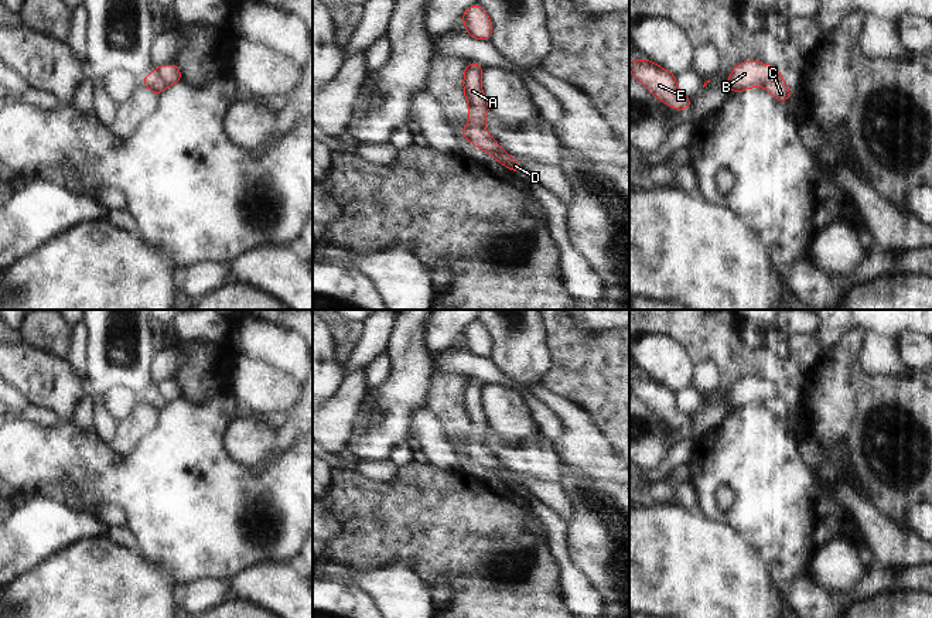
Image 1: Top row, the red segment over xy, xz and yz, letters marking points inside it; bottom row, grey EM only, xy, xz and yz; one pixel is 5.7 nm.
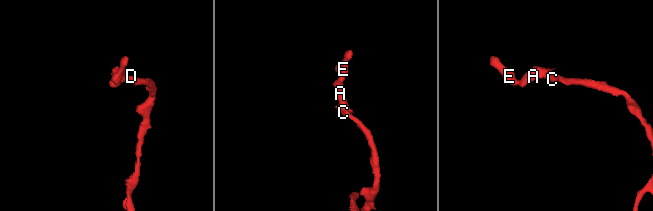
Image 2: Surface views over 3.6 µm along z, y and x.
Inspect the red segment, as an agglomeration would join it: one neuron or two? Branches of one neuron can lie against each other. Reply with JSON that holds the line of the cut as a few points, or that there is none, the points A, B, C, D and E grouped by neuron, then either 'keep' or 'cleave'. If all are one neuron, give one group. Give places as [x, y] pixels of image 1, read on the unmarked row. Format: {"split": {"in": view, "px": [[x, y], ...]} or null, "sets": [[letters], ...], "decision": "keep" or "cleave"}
{"split": {"in": "yz", "px": [[778, 393], [764, 402]]}, "sets": [["A", "B", "E"], ["C", "D"]], "decision": "cleave"}

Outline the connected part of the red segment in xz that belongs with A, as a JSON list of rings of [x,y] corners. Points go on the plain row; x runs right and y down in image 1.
[[[470,379],[464,387],[464,412],[470,423],[470,434],[484,445],[484,437],[489,428],[488,419],[481,406],[481,390],[484,383]]]

